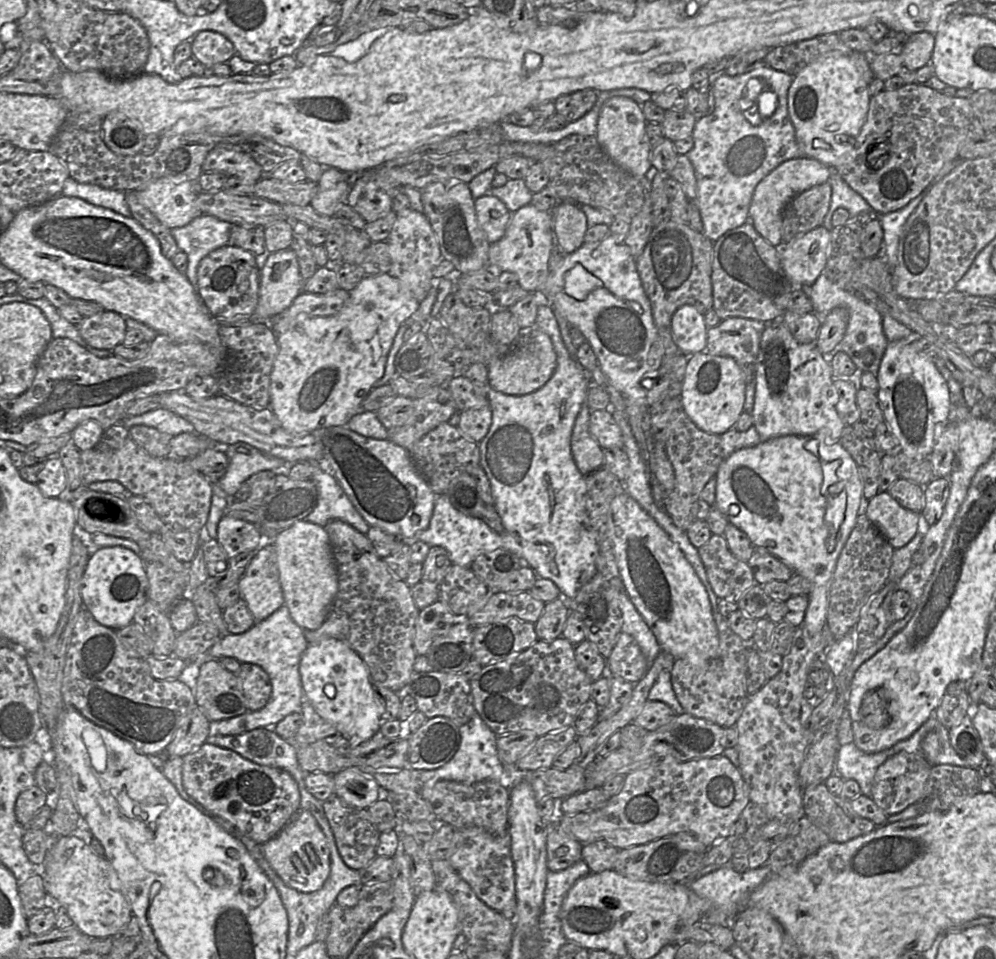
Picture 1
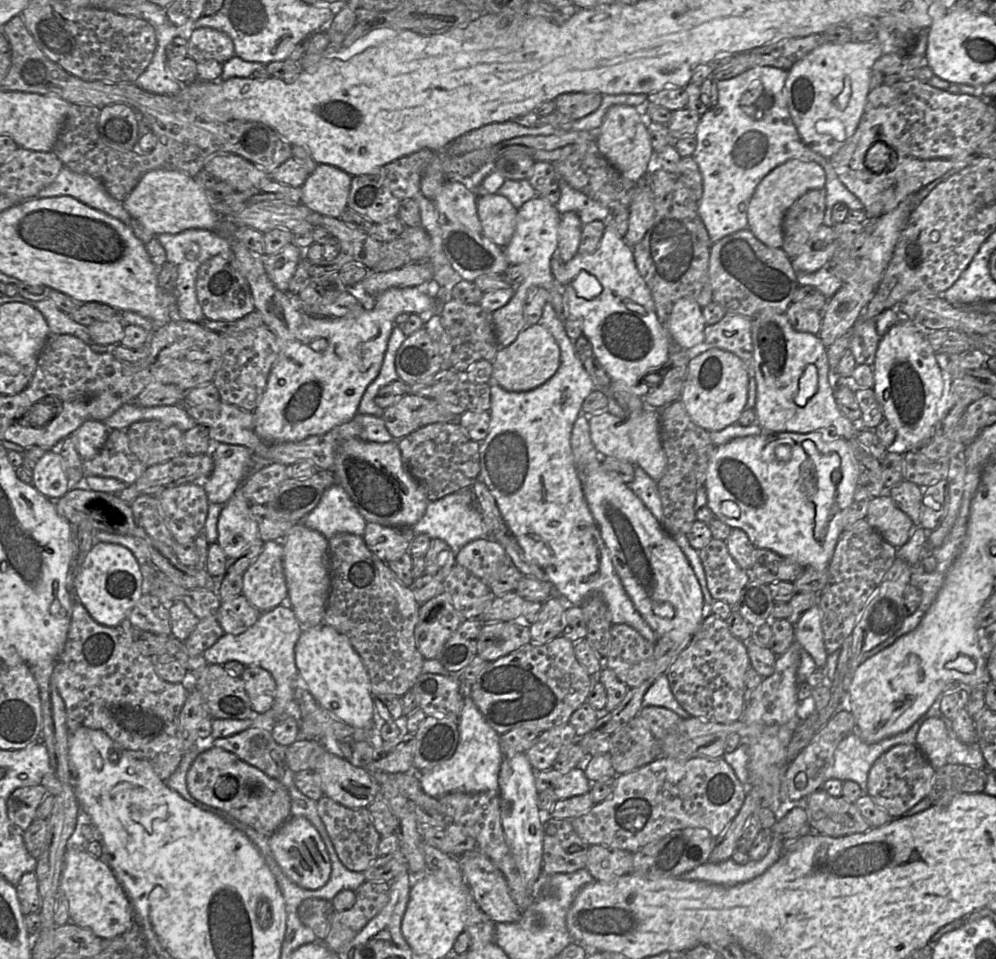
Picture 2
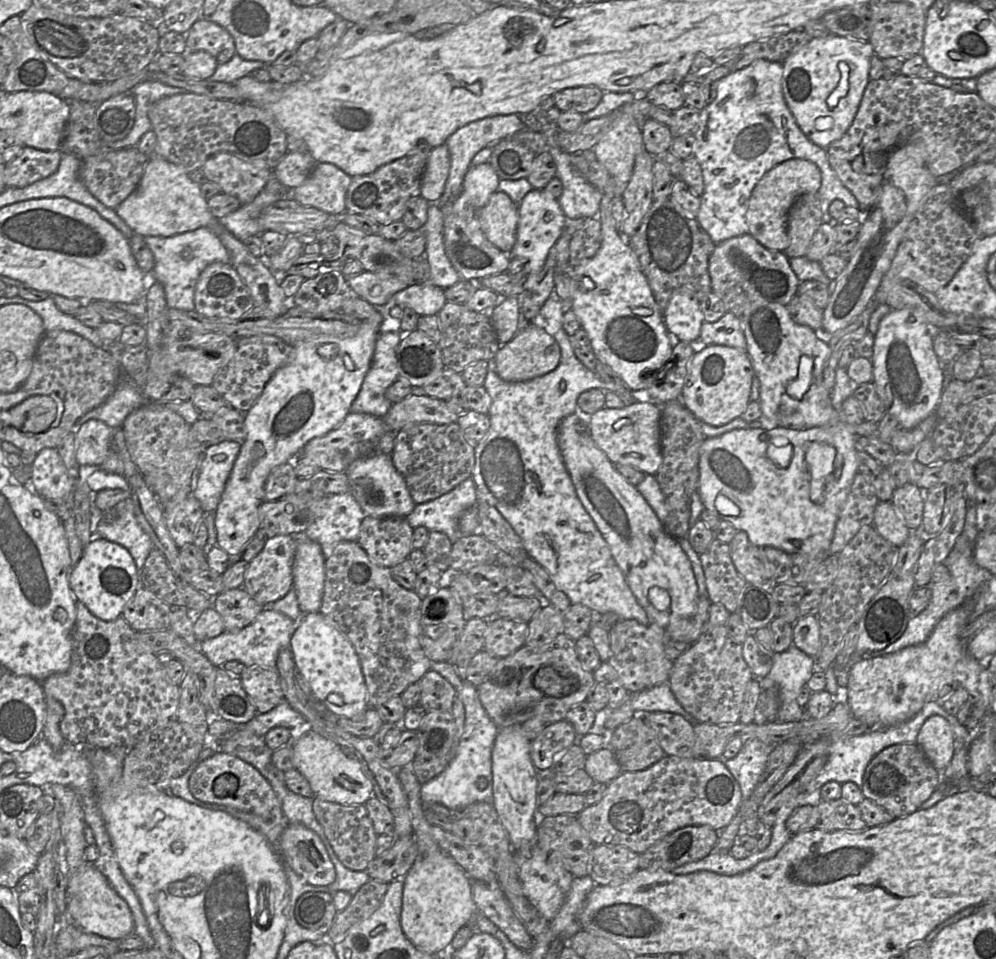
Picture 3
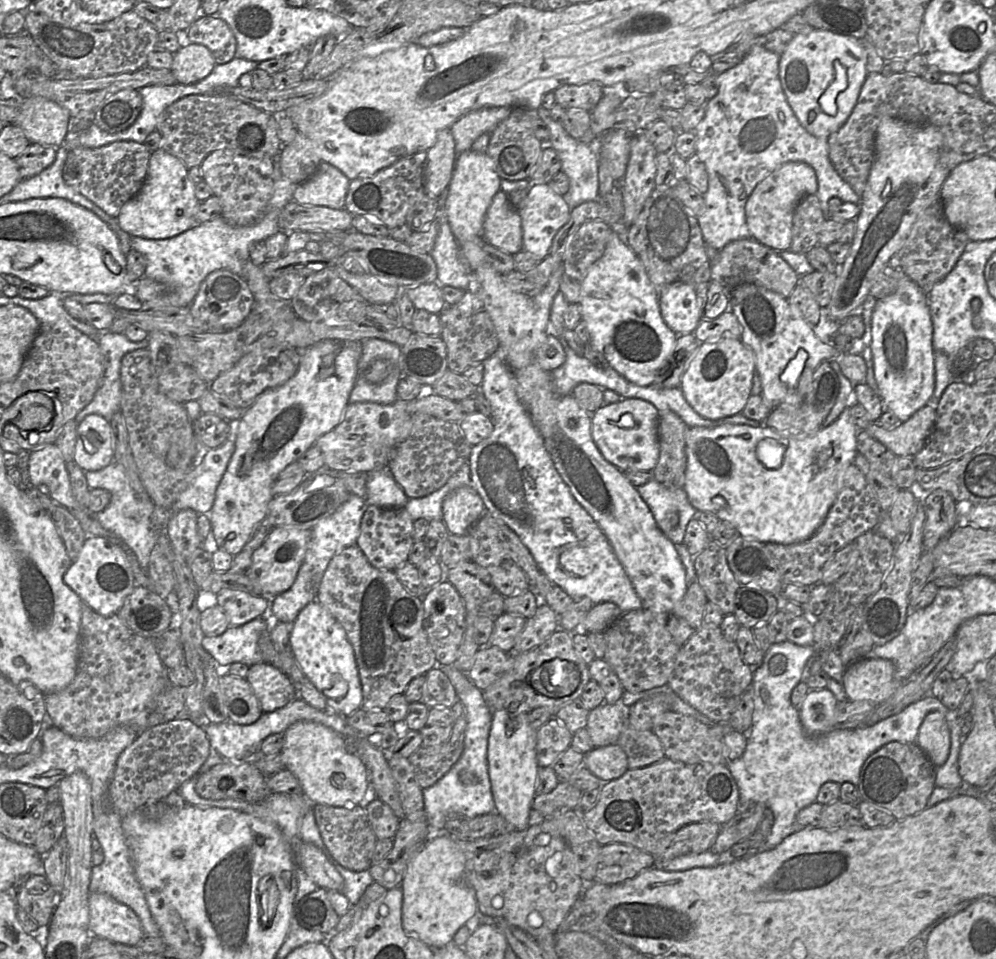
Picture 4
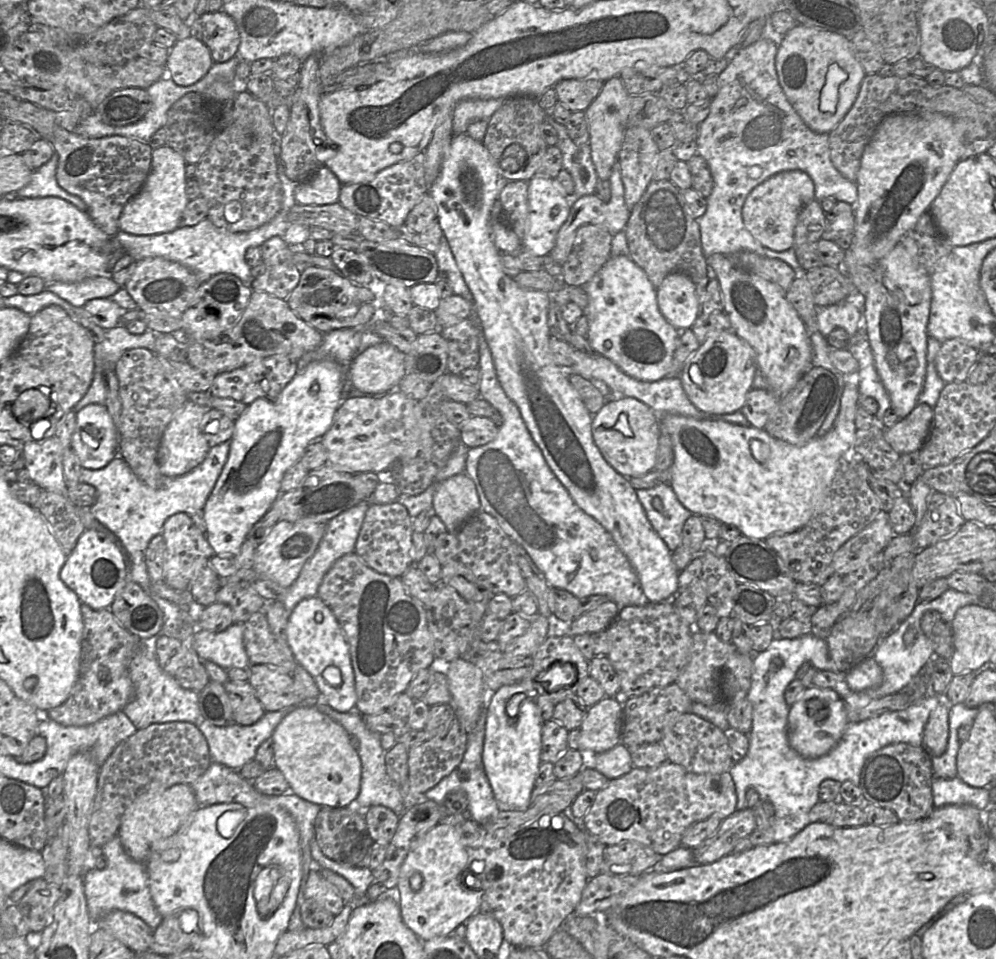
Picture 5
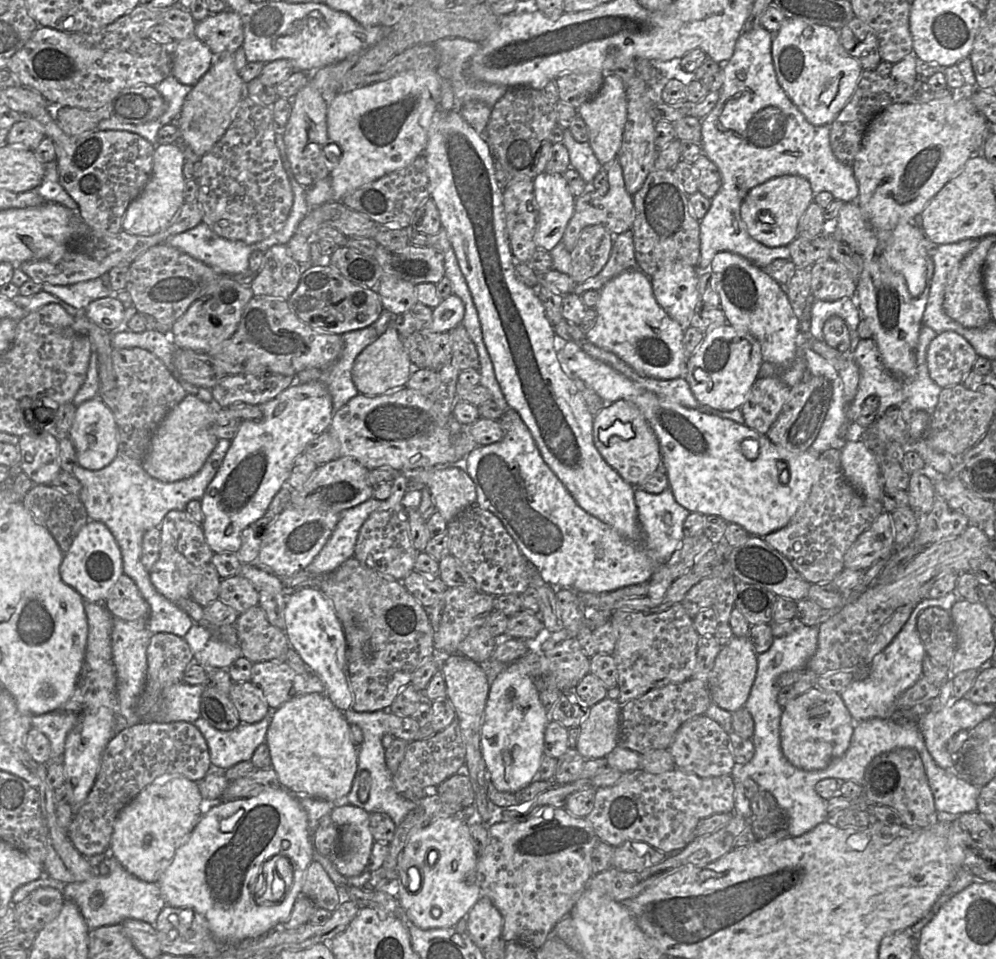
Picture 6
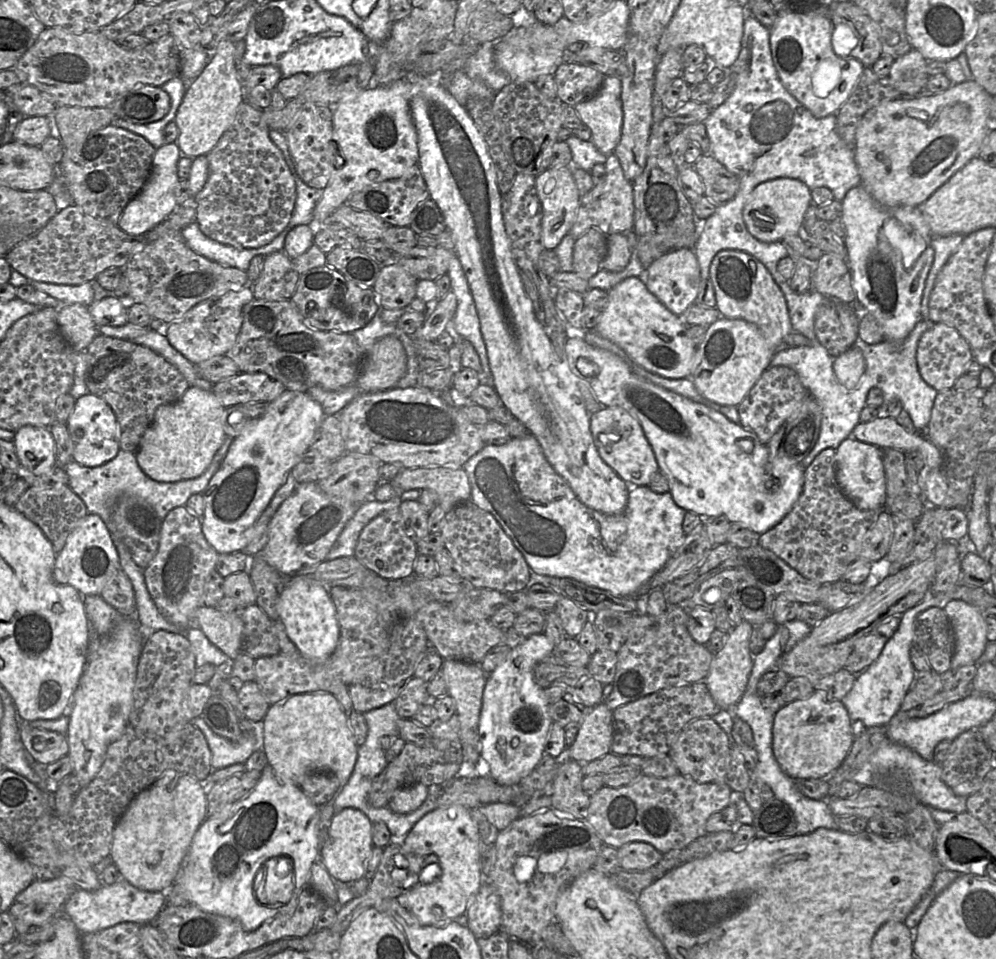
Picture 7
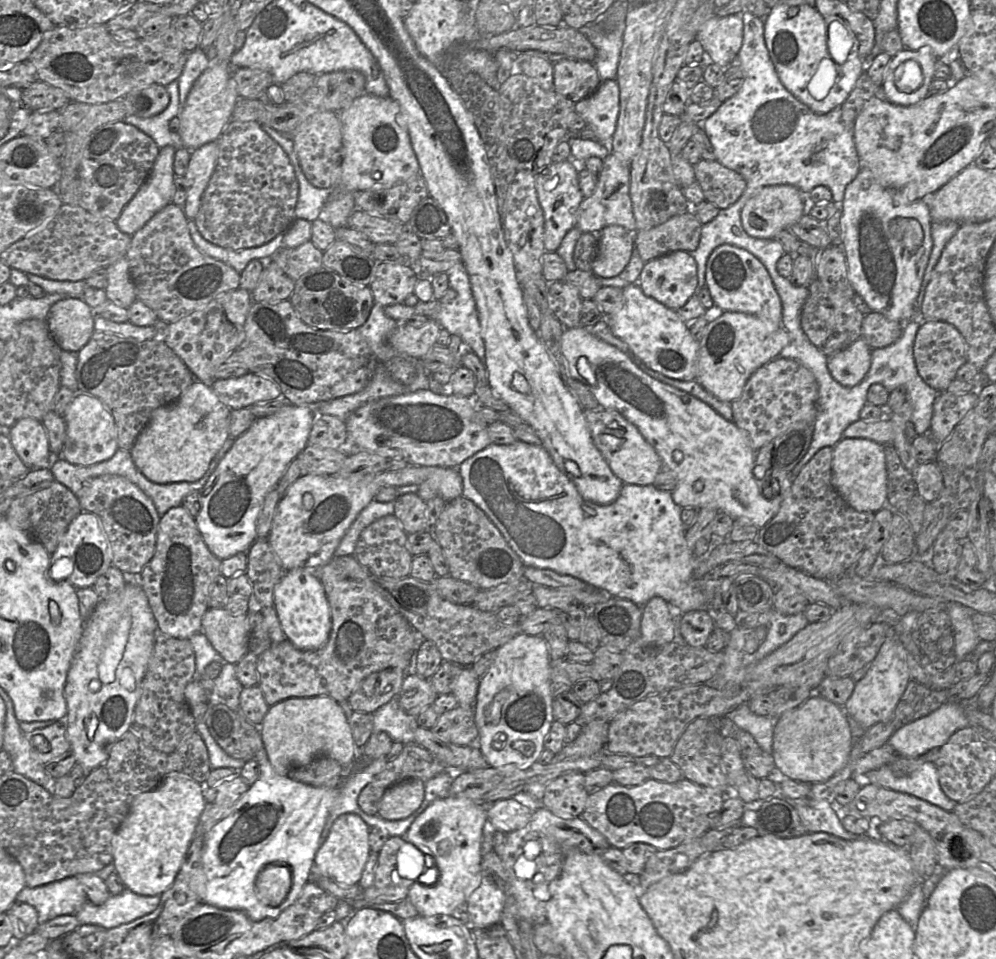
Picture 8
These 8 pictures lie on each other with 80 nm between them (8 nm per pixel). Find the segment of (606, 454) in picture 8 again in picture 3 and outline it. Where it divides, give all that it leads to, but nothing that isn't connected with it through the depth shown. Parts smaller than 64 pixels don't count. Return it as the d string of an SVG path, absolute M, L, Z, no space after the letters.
M633 401L623 408L605 406L592 414L589 431L596 446L613 464L627 465L645 473L657 473L662 464L660 407L650 402Z

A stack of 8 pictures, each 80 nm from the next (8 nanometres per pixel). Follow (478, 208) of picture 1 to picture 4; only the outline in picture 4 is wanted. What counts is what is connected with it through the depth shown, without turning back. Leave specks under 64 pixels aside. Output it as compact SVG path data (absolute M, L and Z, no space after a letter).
M498 191L487 209L483 237L495 248L514 255L523 250L521 216L503 191Z

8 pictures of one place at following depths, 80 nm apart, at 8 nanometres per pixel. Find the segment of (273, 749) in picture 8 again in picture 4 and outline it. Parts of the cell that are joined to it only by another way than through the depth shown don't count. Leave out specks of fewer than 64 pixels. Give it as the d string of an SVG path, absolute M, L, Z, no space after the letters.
M298 721L287 728L280 752L284 768L298 779L311 804L334 807L362 805L370 796L370 779L359 757L349 754L344 737L316 722Z

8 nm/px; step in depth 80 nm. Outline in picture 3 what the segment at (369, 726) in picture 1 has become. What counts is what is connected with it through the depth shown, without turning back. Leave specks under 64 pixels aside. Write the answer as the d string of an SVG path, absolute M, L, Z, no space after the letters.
M320 612L302 615L289 647L297 672L307 681L312 696L322 701L329 712L349 719L359 719L371 708L367 703L365 679L353 645Z

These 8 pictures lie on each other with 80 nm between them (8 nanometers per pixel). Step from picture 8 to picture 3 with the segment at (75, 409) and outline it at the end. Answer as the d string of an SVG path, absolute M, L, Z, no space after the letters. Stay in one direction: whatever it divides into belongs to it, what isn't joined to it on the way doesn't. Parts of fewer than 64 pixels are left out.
M89 419L77 425L75 434L79 465L99 467L111 449L113 429L103 421Z

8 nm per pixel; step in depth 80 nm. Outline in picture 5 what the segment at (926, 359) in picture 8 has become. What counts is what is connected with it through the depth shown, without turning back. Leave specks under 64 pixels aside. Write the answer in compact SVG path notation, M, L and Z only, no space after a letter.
M949 339L941 343L936 355L936 370L946 383L967 382L971 369L977 365L979 352L958 339Z

